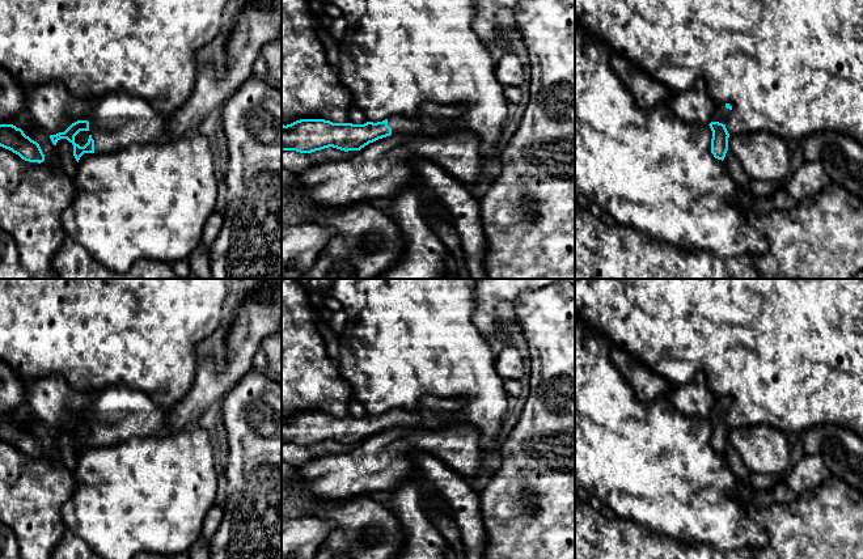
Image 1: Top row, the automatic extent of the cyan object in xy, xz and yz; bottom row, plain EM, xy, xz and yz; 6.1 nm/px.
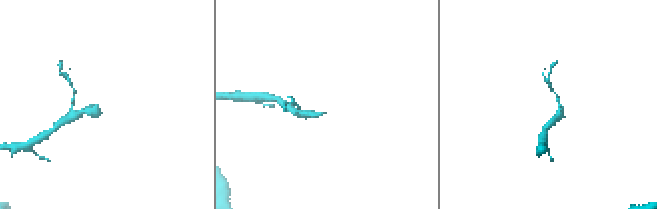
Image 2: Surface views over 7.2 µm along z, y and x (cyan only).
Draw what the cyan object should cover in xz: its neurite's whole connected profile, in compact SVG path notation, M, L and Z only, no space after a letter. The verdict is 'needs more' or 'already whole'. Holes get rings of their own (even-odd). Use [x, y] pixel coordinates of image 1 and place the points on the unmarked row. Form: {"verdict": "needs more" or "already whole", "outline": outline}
{"verdict": "needs more", "outline": "M399 408L364 418L333 416L325 412L300 412L282 418L282 444L312 446L329 440L348 445L360 444L369 436L392 427L414 427L422 423L420 412Z"}

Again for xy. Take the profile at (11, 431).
{"verdict": "already whole", "outline": "M0 418L0 440L12 444L29 456L43 456L45 448L39 437L13 418Z"}

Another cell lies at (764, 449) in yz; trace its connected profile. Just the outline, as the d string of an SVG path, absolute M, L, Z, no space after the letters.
M765 424L729 428L728 442L753 473L784 477L792 439Z

